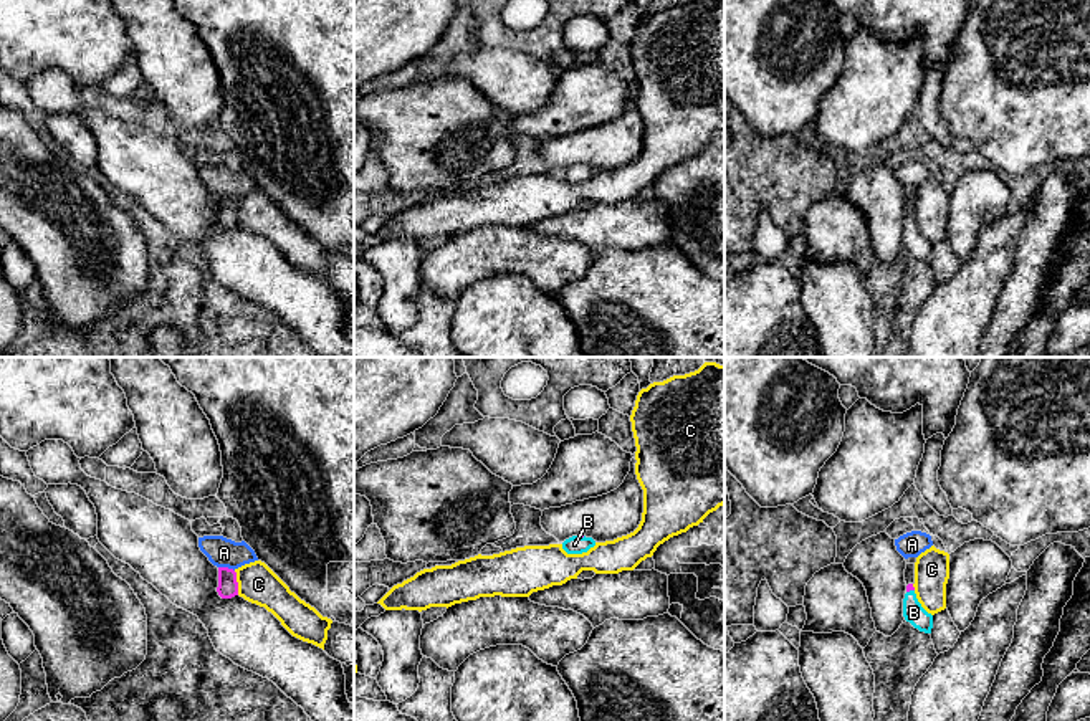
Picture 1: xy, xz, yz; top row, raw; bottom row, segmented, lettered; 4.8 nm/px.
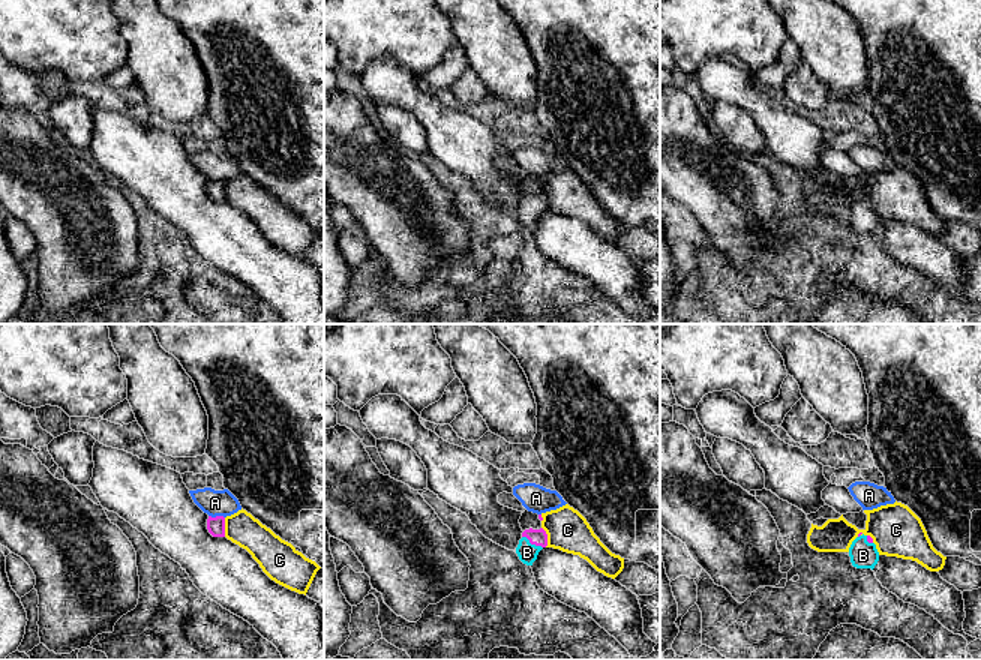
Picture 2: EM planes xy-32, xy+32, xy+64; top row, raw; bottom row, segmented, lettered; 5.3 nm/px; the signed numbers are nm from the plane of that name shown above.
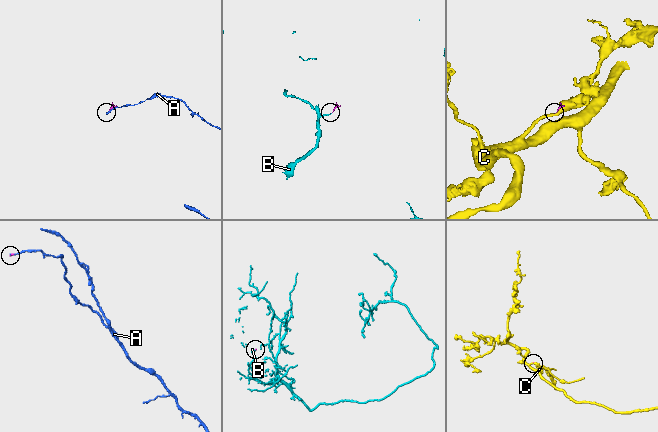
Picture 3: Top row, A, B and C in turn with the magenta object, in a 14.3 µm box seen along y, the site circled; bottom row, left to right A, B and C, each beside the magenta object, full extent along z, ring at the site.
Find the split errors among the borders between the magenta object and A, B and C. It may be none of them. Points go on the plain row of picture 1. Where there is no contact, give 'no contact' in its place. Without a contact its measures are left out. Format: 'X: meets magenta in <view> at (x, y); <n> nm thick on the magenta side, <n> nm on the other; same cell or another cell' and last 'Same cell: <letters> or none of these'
A: meets magenta in xy at (227, 197); 100 nm thick on the magenta side, 140 nm on the other; another cell
B: meets magenta in xz at (581, 166); 20 nm thick on the magenta side, 90 nm on the other; same cell
C: meets magenta in xy at (237, 212); 100 nm thick on the magenta side, 190 nm on the other; another cell
Same cell: B

